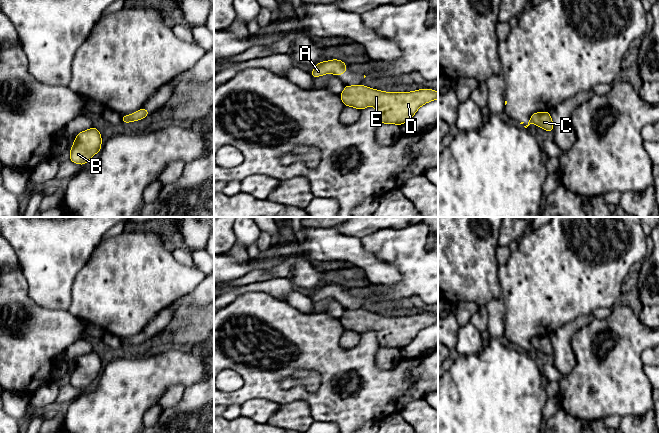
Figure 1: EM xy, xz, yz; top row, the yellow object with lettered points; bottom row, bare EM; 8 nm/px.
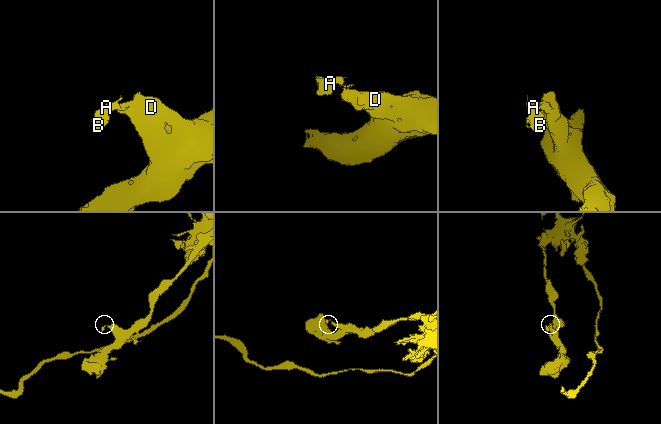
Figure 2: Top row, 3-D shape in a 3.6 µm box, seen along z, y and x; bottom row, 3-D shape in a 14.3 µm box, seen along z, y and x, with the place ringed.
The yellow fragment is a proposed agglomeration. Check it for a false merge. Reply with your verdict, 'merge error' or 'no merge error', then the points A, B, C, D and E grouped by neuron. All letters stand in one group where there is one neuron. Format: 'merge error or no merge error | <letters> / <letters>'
merge error | A B / C D E

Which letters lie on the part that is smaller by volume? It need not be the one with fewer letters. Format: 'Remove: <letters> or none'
Remove: A, B

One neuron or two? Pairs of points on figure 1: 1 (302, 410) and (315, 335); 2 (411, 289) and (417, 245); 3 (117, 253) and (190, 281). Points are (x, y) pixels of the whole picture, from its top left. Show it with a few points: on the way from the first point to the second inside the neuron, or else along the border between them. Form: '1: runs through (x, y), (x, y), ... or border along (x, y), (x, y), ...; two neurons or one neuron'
1: border along (281, 403), (305, 401), (314, 420); two neurons
2: runs through (416, 278), (416, 256); one neuron
3: runs through (135, 271), (142, 278), (172, 280); one neuron

